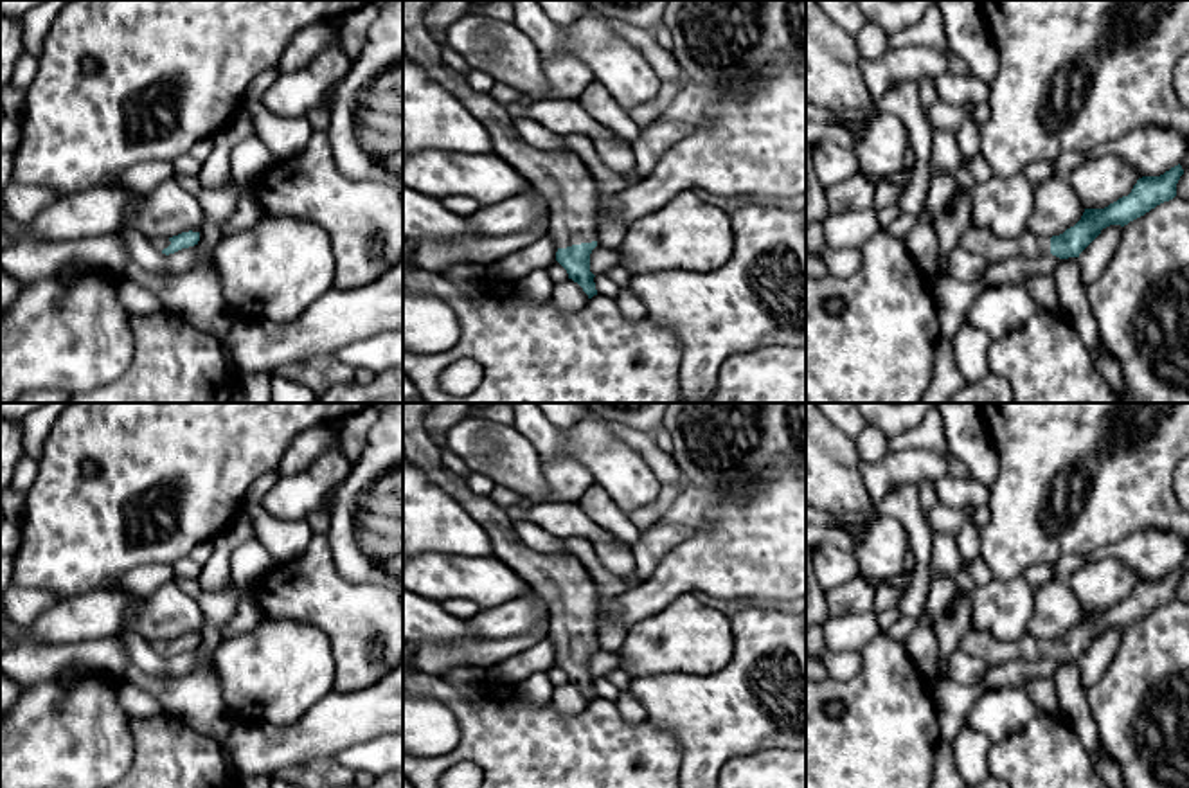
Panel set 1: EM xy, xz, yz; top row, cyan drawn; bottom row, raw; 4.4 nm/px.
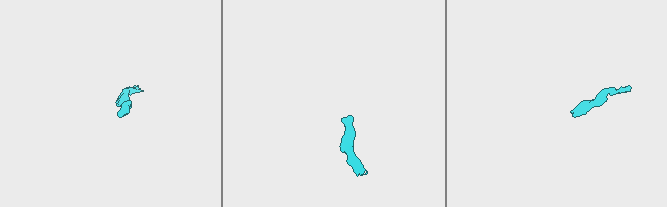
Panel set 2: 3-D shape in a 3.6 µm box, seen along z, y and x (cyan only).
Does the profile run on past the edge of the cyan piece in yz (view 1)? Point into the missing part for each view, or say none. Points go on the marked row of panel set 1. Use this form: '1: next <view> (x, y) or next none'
1: next yz (993, 249)

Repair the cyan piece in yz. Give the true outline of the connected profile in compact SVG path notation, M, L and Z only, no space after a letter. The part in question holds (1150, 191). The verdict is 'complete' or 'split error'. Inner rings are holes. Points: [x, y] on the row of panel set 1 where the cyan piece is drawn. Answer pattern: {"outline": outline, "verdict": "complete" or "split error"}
{"outline": "M1178 164L1160 176L1142 176L1128 196L1104 209L1085 209L1081 219L1059 236L1040 237L1025 230L1018 237L1000 237L970 223L964 228L961 246L980 255L988 264L1018 257L1033 259L1047 252L1059 259L1079 257L1103 228L1110 225L1124 227L1157 205L1173 200L1182 175L1184 169Z", "verdict": "split error"}

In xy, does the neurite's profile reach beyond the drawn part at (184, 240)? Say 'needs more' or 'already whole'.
needs more

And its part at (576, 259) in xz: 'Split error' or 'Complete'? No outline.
Split error

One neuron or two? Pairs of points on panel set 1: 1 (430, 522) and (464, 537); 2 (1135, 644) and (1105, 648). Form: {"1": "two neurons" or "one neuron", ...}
{"1": "one neuron", "2": "two neurons"}

